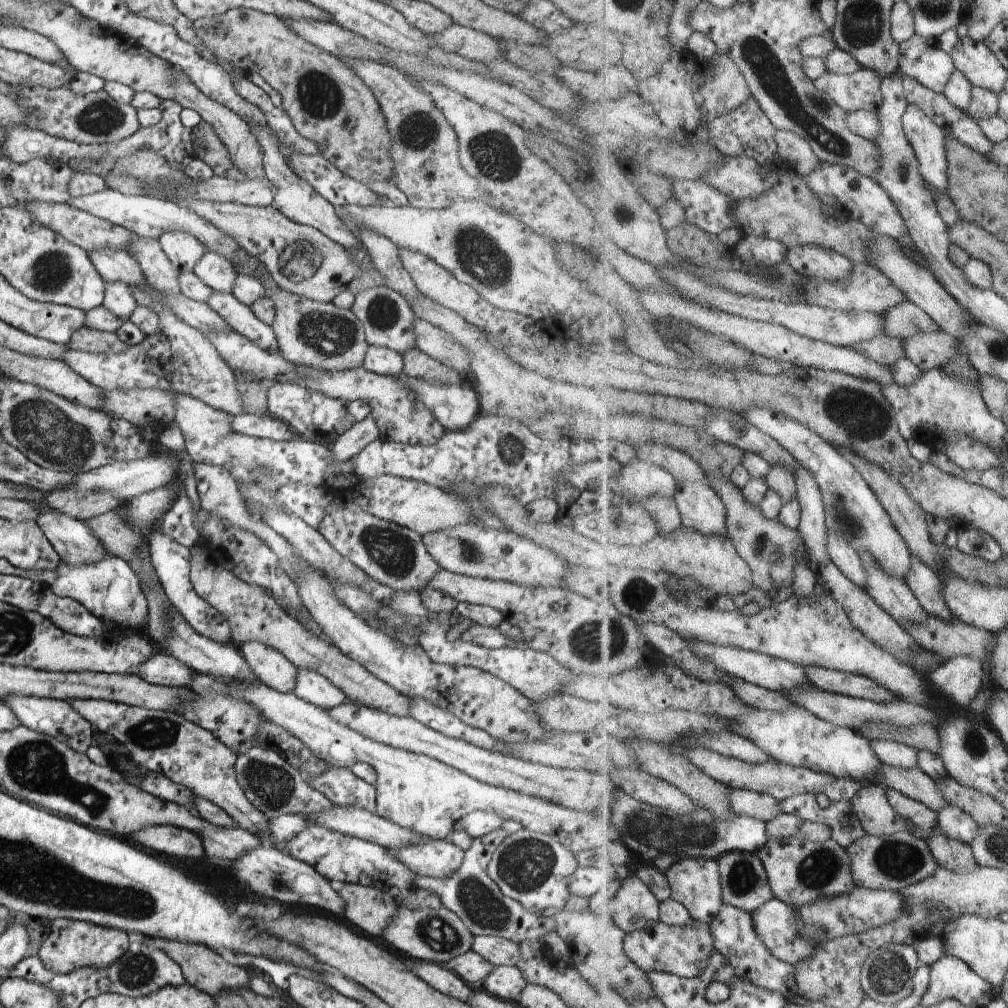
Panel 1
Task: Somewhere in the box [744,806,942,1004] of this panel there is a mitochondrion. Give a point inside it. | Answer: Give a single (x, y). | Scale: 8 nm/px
(888, 973)

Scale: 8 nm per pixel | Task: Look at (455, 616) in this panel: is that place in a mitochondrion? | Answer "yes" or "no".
no

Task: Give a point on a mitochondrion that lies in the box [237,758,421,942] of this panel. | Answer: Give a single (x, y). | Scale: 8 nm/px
(279, 884)

